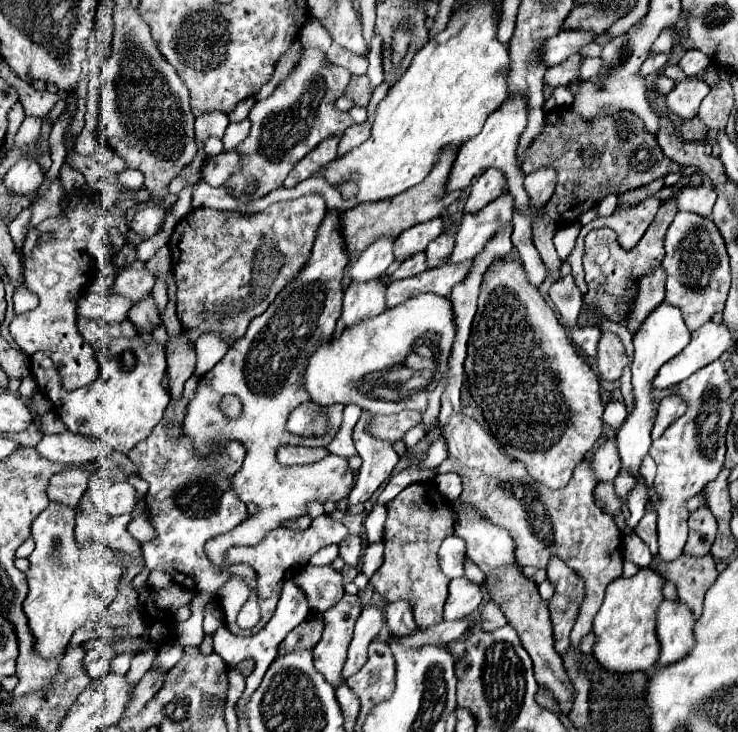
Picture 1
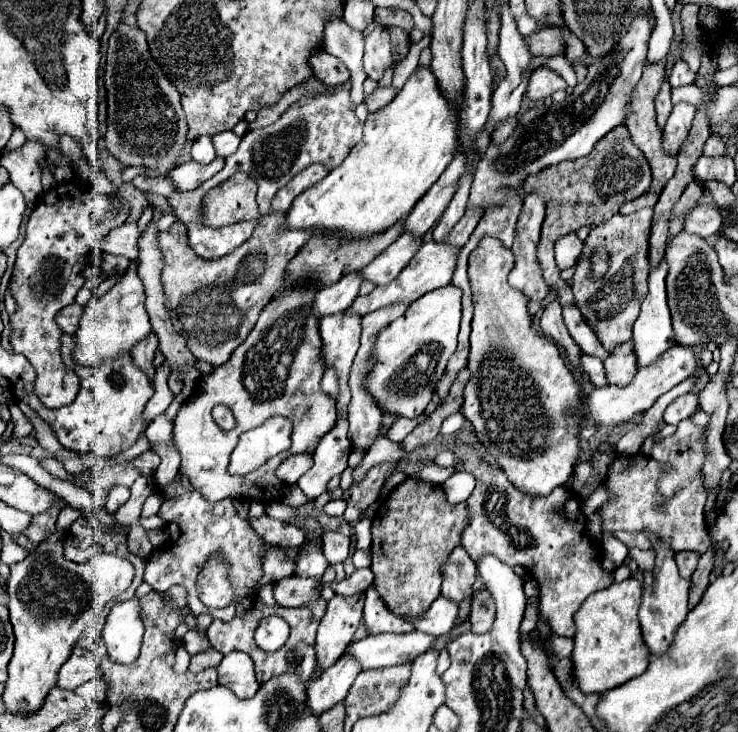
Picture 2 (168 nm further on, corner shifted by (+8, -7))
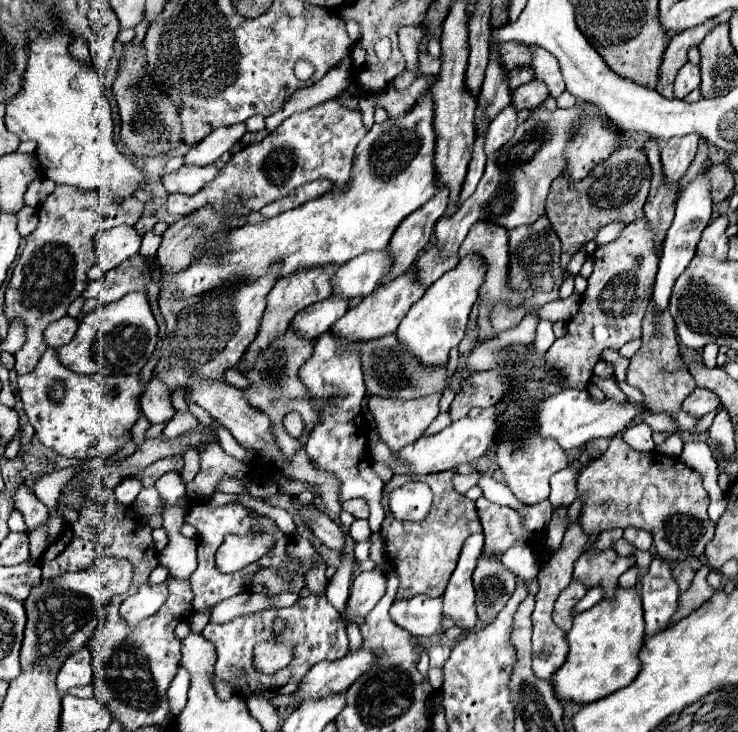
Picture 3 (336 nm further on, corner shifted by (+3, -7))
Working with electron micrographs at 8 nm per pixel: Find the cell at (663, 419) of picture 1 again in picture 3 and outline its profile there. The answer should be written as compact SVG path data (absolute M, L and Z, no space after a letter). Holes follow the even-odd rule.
M696 388L692 396L686 398L686 404L682 404L682 408L686 408L686 412L690 412L696 418L716 410L718 406L720 406L720 398L706 388Z

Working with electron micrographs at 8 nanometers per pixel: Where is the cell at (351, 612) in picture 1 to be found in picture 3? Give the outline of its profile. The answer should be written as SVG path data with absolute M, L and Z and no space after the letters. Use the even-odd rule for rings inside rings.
M370 570L370 572L358 574L350 588L350 600L348 600L344 620L352 620L352 622L362 620L362 616L366 616L380 602L384 592L386 592L384 572Z

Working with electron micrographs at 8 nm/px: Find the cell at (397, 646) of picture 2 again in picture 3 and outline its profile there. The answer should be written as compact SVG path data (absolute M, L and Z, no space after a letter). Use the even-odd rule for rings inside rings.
M362 648L346 654L342 660L314 664L300 682L296 690L298 700L292 704L300 706L306 700L320 700L330 694L344 692L358 676L362 676L362 672L366 672L366 668L370 668L370 664L374 664L374 656Z

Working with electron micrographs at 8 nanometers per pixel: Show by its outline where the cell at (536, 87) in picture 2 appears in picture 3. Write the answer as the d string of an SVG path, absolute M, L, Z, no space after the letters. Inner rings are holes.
M532 80L528 84L518 86L512 92L512 106L520 112L524 108L536 108L548 98L548 88L546 84L540 84L538 80Z

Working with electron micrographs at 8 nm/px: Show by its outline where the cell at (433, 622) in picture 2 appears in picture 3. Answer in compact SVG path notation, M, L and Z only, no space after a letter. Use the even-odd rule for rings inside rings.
M424 594L396 600L390 608L390 618L412 636L432 636L442 626L442 600Z

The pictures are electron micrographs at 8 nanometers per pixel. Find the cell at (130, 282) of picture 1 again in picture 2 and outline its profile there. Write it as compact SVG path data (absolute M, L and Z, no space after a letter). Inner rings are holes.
M131 261L123 278L105 296L89 300L81 320L81 328L75 332L77 348L73 356L79 364L101 366L105 360L117 358L121 352L129 352L131 346L143 340L149 332L151 324L145 310L143 284L137 276L135 262Z

